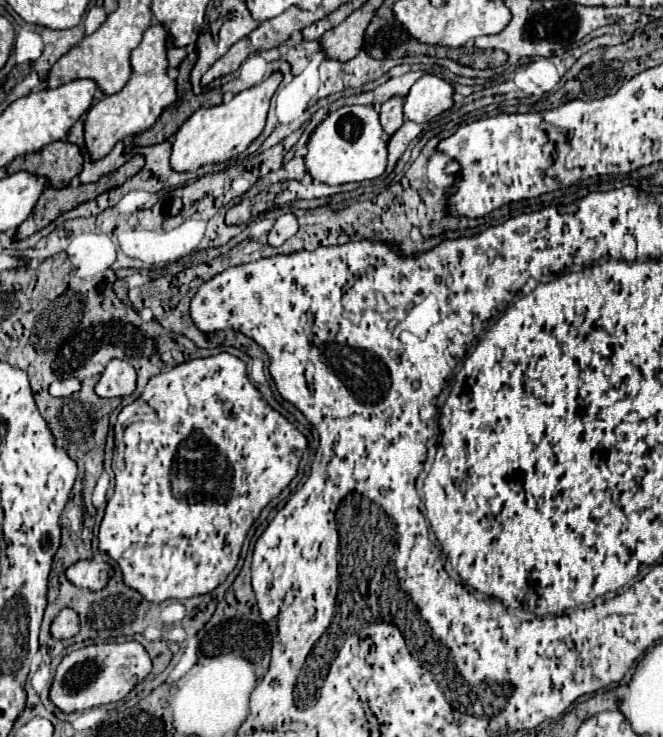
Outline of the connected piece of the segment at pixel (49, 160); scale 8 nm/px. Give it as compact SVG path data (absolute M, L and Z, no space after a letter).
M57 141L49 143L49 147L43 147L41 151L35 151L33 155L21 155L21 159L15 159L7 171L29 171L33 175L47 177L51 187L67 187L69 181L79 175L83 169L83 155L81 149L75 143L69 141Z

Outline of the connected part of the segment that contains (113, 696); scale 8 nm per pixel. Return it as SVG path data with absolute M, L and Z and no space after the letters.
M103 643L71 651L57 667L49 699L63 713L85 711L123 699L151 671L151 659L141 643Z

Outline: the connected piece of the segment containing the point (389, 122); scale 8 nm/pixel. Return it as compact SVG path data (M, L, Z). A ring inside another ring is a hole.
M391 97L381 105L381 125L387 135L393 135L403 125L403 97Z

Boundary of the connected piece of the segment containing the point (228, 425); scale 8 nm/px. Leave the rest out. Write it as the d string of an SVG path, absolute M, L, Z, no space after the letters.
M219 353L213 357L199 357L185 363L175 365L167 373L159 373L149 379L145 391L139 399L125 405L115 423L115 493L107 501L105 517L99 527L99 549L105 551L111 559L117 561L123 573L123 583L135 591L139 591L151 603L163 603L167 599L189 599L195 595L207 595L215 587L219 587L227 575L235 569L241 553L243 541L261 509L275 499L297 475L297 465L301 461L303 451L307 449L307 439L299 433L281 413L271 409L259 389L249 381L245 363L231 353Z

